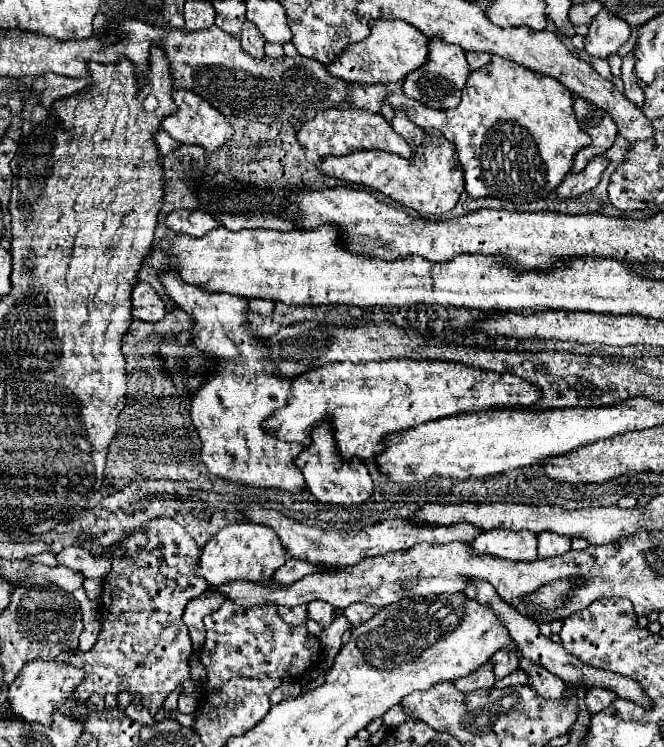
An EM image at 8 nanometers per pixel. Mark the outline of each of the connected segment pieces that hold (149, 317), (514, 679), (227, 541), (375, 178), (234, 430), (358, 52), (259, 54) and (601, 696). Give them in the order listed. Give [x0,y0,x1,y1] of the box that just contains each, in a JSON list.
[[131,282,165,322],[495,670,527,688],[197,522,285,586],[319,110,465,216],[159,270,305,494],[327,20,427,84],[241,20,265,58],[585,688,617,714]]

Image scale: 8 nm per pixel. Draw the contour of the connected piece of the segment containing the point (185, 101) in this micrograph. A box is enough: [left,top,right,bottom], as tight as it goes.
[161,90,233,152]

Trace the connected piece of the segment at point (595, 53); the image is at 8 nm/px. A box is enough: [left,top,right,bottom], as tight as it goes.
[585,10,631,58]

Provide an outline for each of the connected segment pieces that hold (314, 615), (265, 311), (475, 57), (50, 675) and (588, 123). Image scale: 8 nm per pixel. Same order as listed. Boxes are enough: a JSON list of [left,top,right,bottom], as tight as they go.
[[307,602,335,628],[249,300,273,316],[467,52,491,70],[7,660,83,726],[573,98,617,174]]

